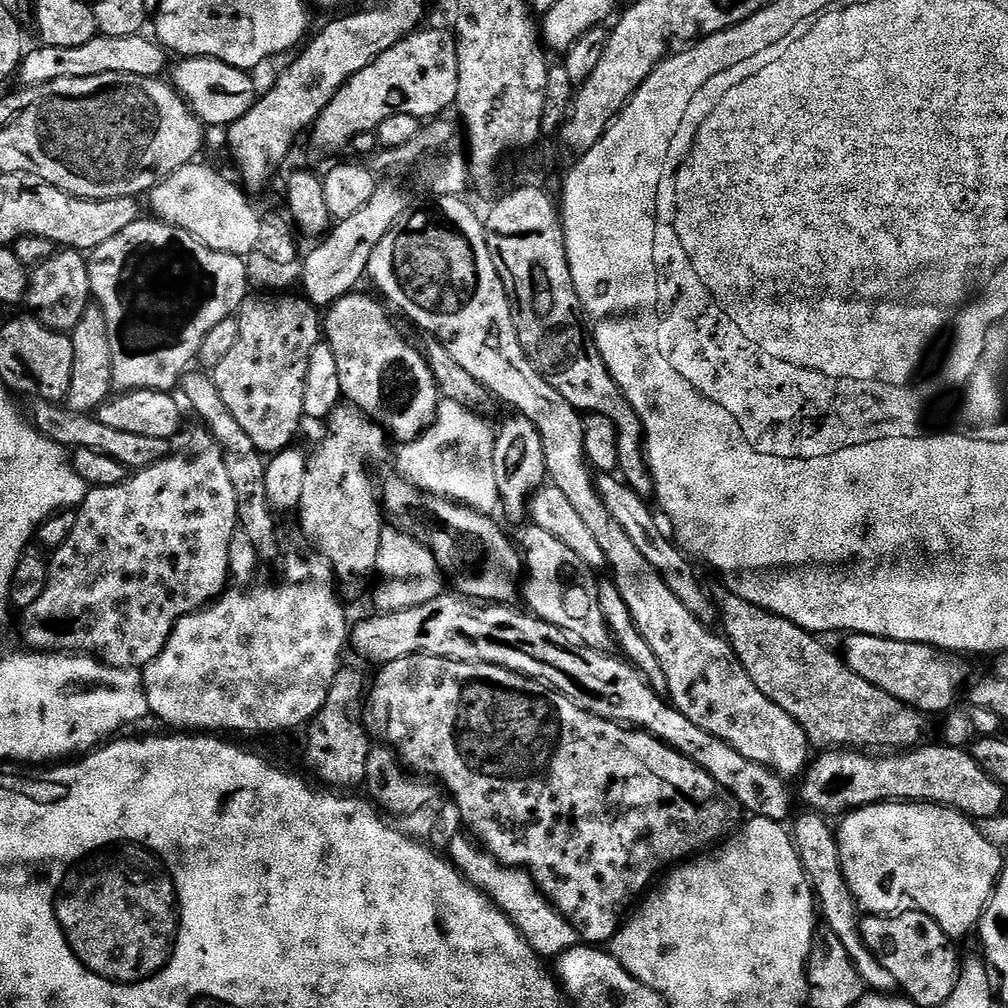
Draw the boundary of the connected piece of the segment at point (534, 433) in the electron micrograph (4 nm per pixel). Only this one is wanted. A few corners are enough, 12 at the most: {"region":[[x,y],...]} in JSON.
{"region":[[512,417],[492,442],[505,512],[525,519],[548,471],[530,418]]}

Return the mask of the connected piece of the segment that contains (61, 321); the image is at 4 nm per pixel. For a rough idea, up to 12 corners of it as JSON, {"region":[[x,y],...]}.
{"region":[[56,250],[31,269],[26,304],[71,334],[92,299],[87,259]]}

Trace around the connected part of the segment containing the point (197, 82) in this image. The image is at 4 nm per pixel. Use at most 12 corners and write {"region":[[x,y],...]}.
{"region":[[189,56],[170,83],[201,124],[223,129],[256,105],[249,73]]}

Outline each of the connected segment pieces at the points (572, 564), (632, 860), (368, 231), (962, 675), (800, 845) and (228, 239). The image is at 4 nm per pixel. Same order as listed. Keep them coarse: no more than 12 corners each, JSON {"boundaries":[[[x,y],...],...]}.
{"boundaries":[[[514,532],[527,611],[599,652],[593,569],[554,534]],[[383,665],[369,737],[581,941],[734,801],[538,680]],[[400,188],[374,198],[303,257],[299,283],[326,310],[365,279],[368,259],[408,211]],[[851,633],[842,659],[858,678],[922,713],[947,713],[963,659]],[[821,813],[790,835],[823,923],[846,946],[865,989],[897,991],[864,945],[840,842]],[[193,162],[147,193],[161,224],[247,258],[262,216],[239,183]]]}

